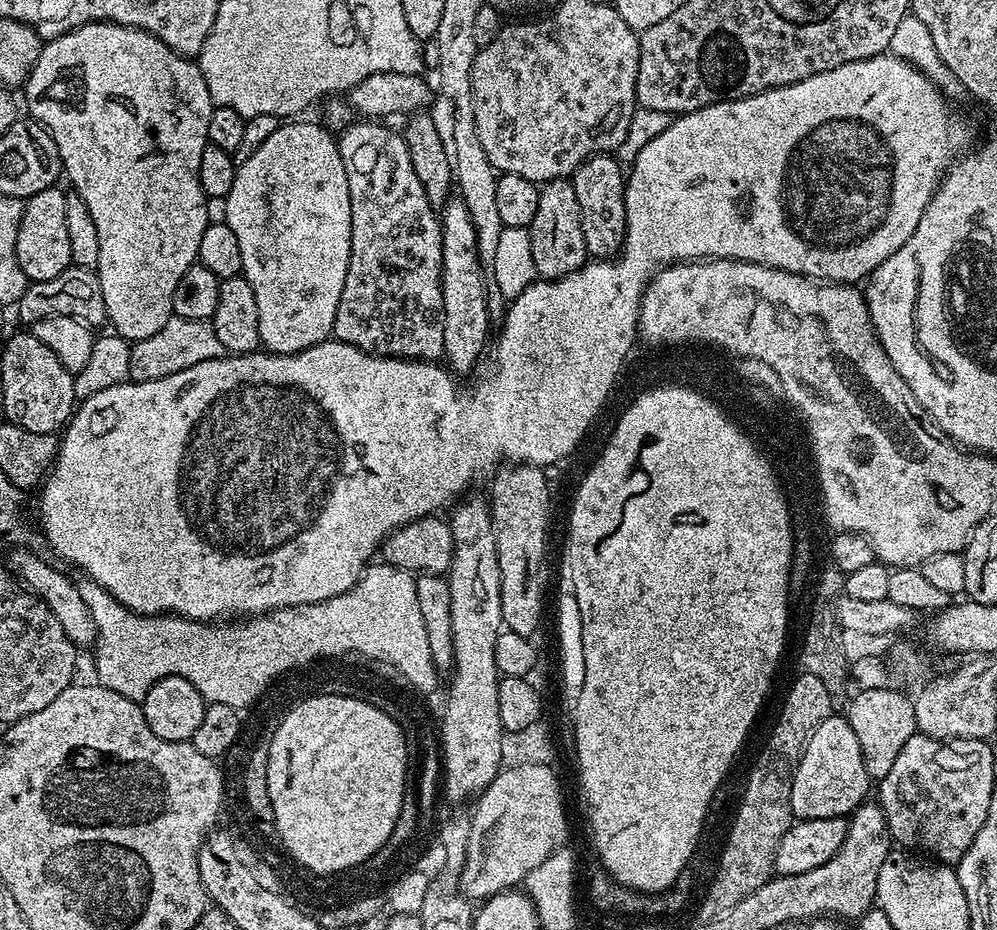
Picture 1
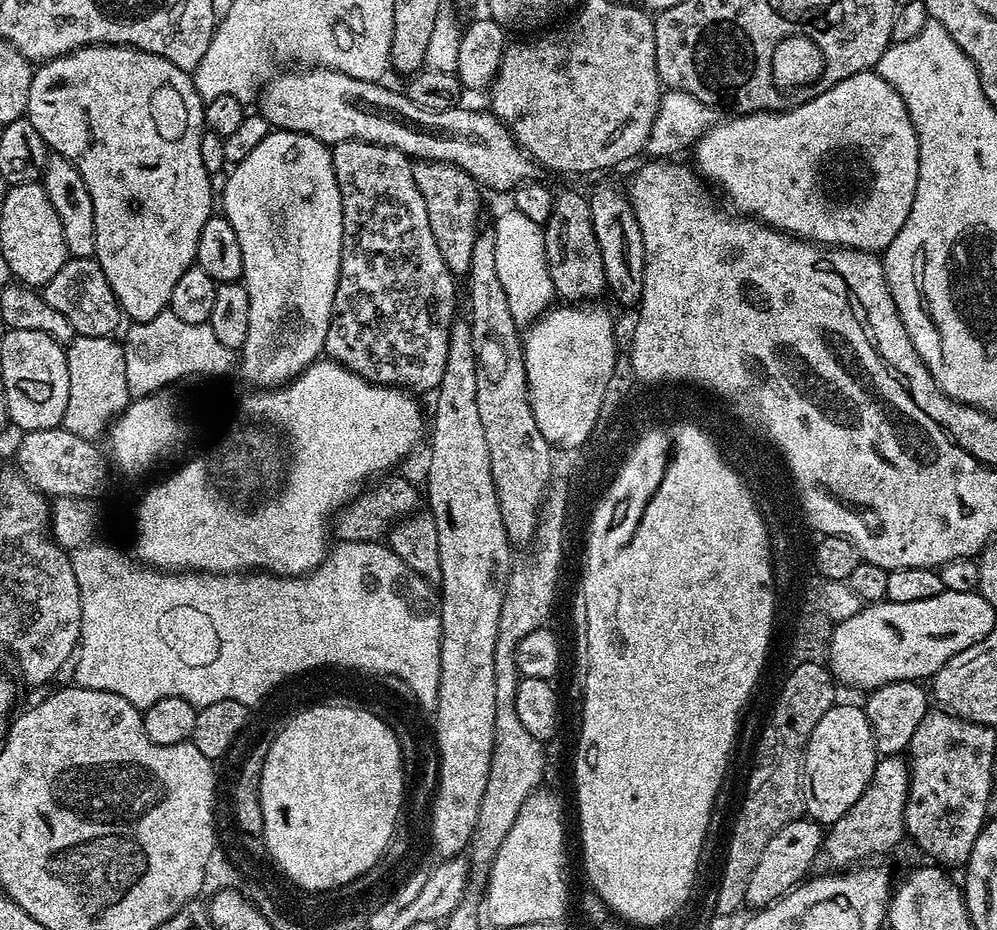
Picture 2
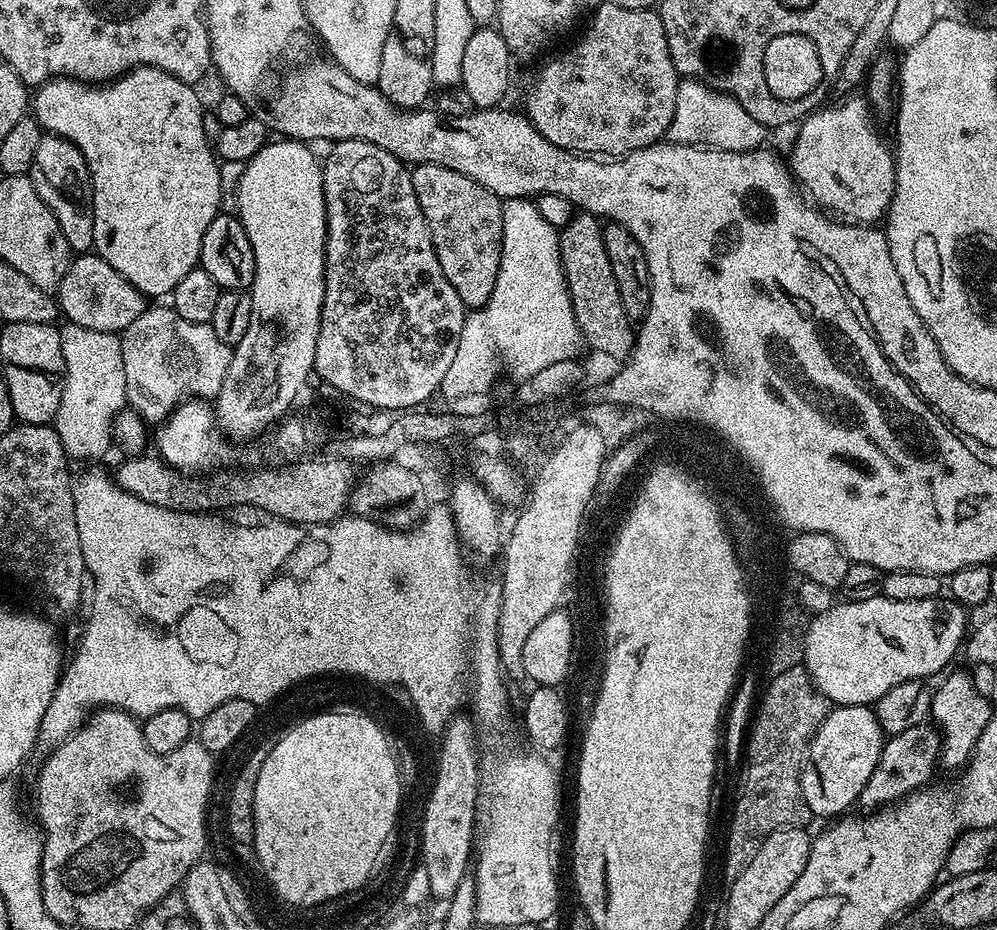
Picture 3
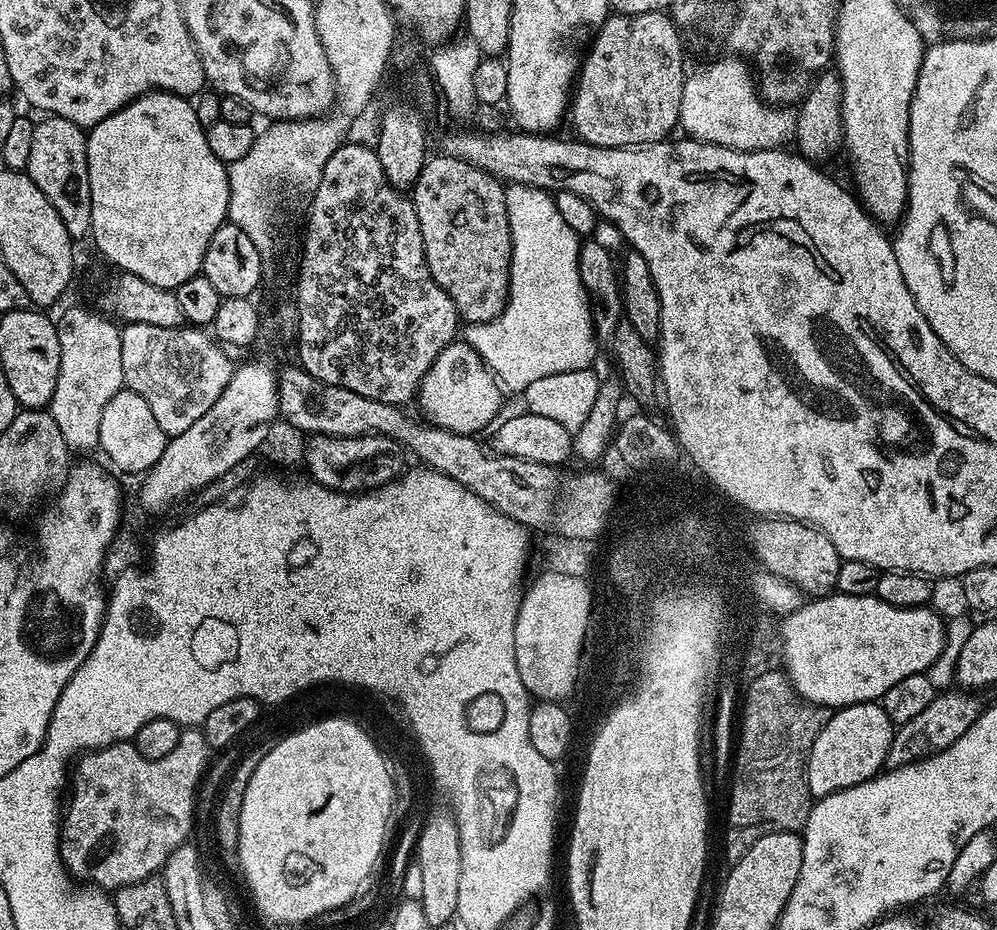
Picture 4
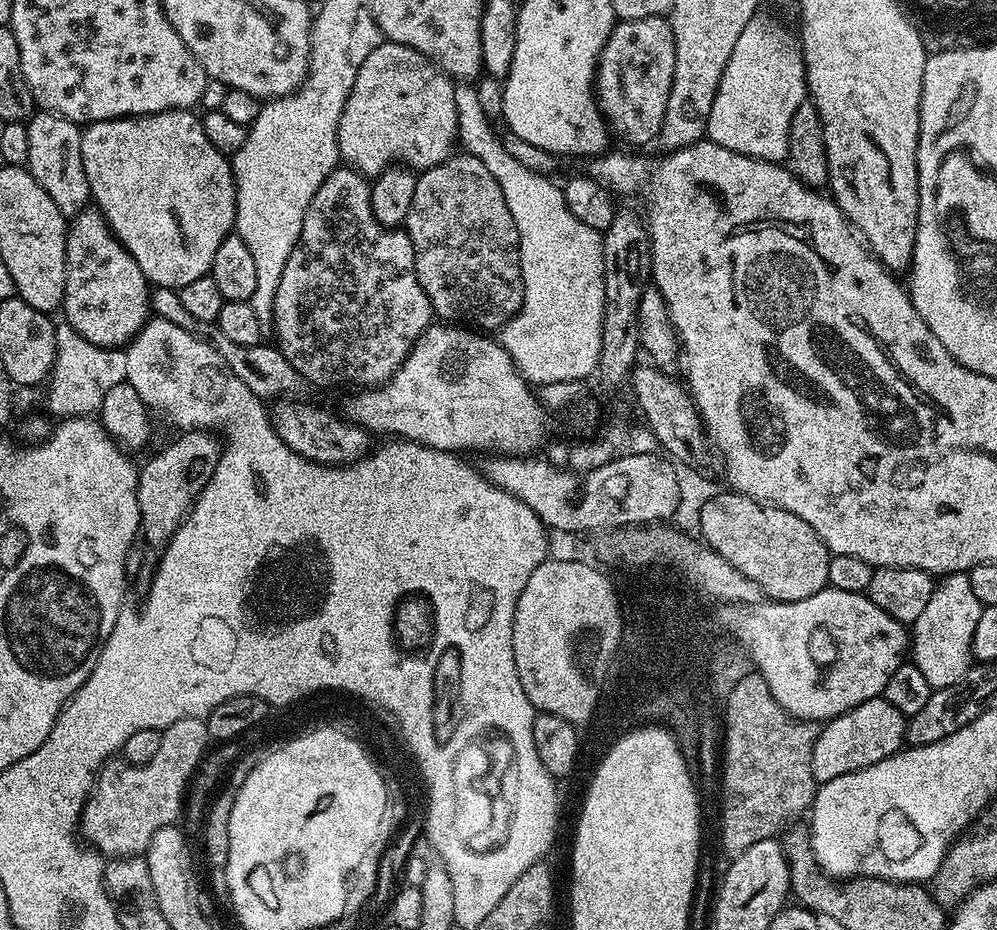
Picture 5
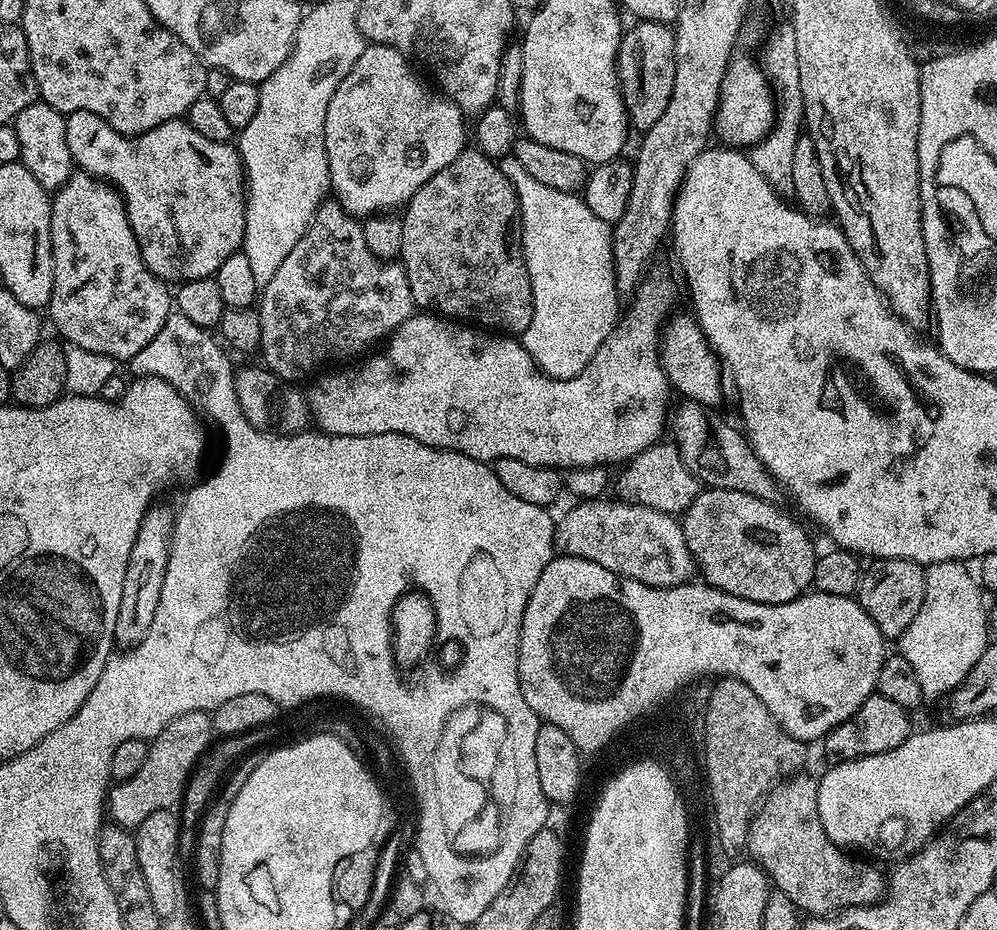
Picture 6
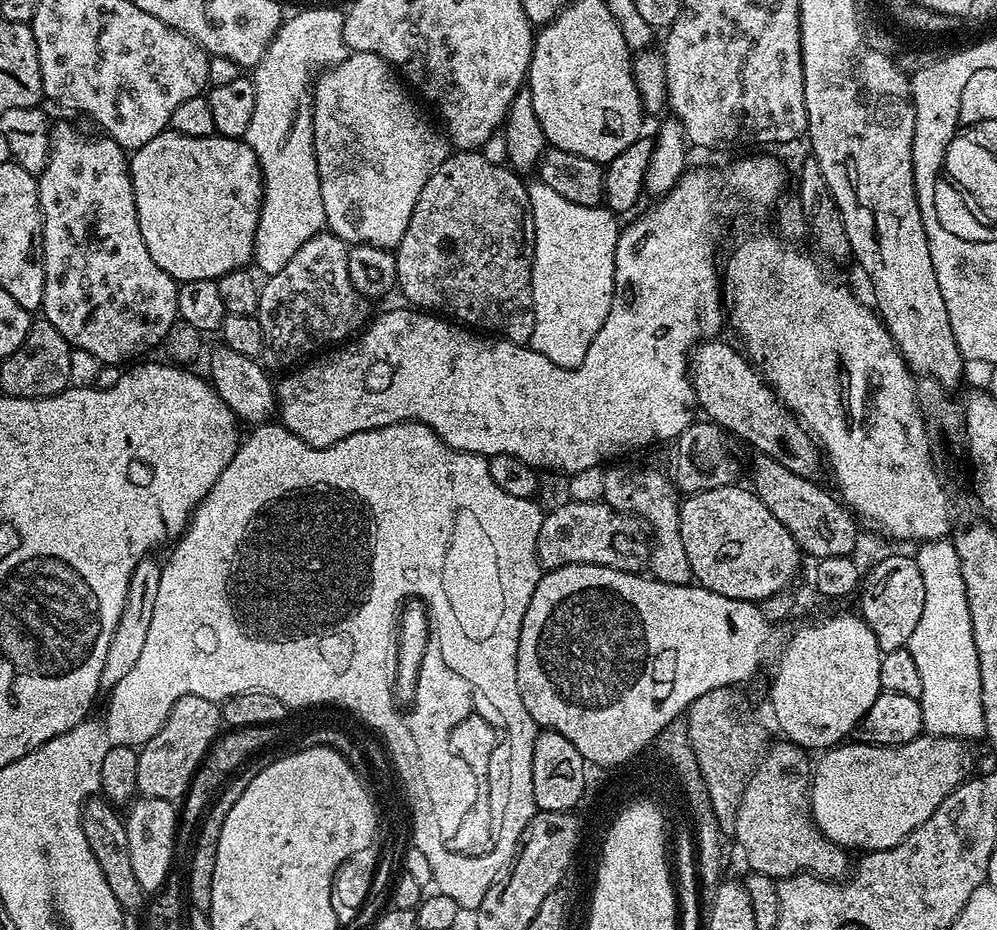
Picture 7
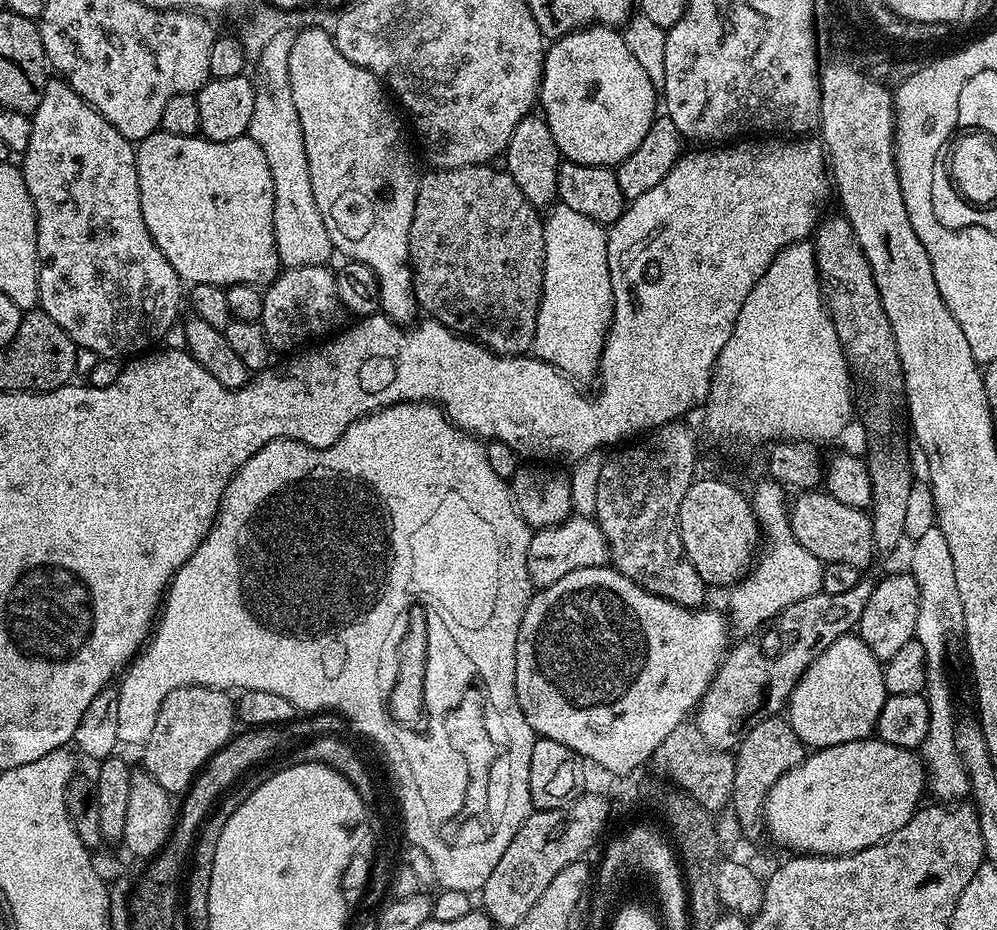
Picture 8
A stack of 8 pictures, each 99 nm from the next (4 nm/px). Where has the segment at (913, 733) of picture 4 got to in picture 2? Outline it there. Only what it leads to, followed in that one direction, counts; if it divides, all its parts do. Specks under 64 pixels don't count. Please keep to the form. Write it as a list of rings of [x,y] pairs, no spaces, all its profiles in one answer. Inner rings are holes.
[[[903,755],[880,756],[874,766],[874,778],[862,790],[858,802],[838,818],[838,822],[827,825],[824,843],[816,855],[815,867],[821,873],[831,874],[863,865],[871,856],[888,852],[900,839],[905,839],[904,811],[908,801],[908,770],[910,764]]]

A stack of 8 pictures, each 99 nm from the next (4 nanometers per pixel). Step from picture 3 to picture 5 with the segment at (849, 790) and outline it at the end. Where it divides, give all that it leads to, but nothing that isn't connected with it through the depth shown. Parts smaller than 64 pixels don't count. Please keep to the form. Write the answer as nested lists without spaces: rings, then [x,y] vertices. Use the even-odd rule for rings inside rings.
[[[883,695],[875,696],[873,700],[867,700],[866,702],[862,702],[858,706],[854,706],[849,710],[849,712],[844,712],[840,716],[835,716],[833,720],[827,721],[821,727],[820,733],[818,734],[818,738],[814,742],[814,754],[810,758],[810,770],[814,774],[814,778],[816,779],[817,785],[825,784],[826,782],[830,782],[834,778],[842,778],[842,774],[854,774],[854,770],[866,770],[866,766],[874,766],[874,762],[882,762],[886,758],[890,758],[896,752],[901,751],[905,747],[906,744],[906,718],[899,712],[898,710],[894,710],[894,706],[890,706],[890,702],[886,702],[884,700]]]

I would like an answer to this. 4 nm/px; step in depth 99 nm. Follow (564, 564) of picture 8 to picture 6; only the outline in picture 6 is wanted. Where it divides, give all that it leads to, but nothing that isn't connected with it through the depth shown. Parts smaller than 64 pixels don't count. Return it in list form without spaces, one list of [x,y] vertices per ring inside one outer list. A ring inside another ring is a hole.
[[[581,499],[564,517],[555,521],[557,553],[566,556],[586,558],[590,562],[598,562],[598,566],[606,566],[619,576],[642,582],[655,588],[673,588],[679,584],[689,583],[697,571],[695,560],[686,546],[684,525],[671,512],[663,512],[645,504],[617,502],[615,499]]]

